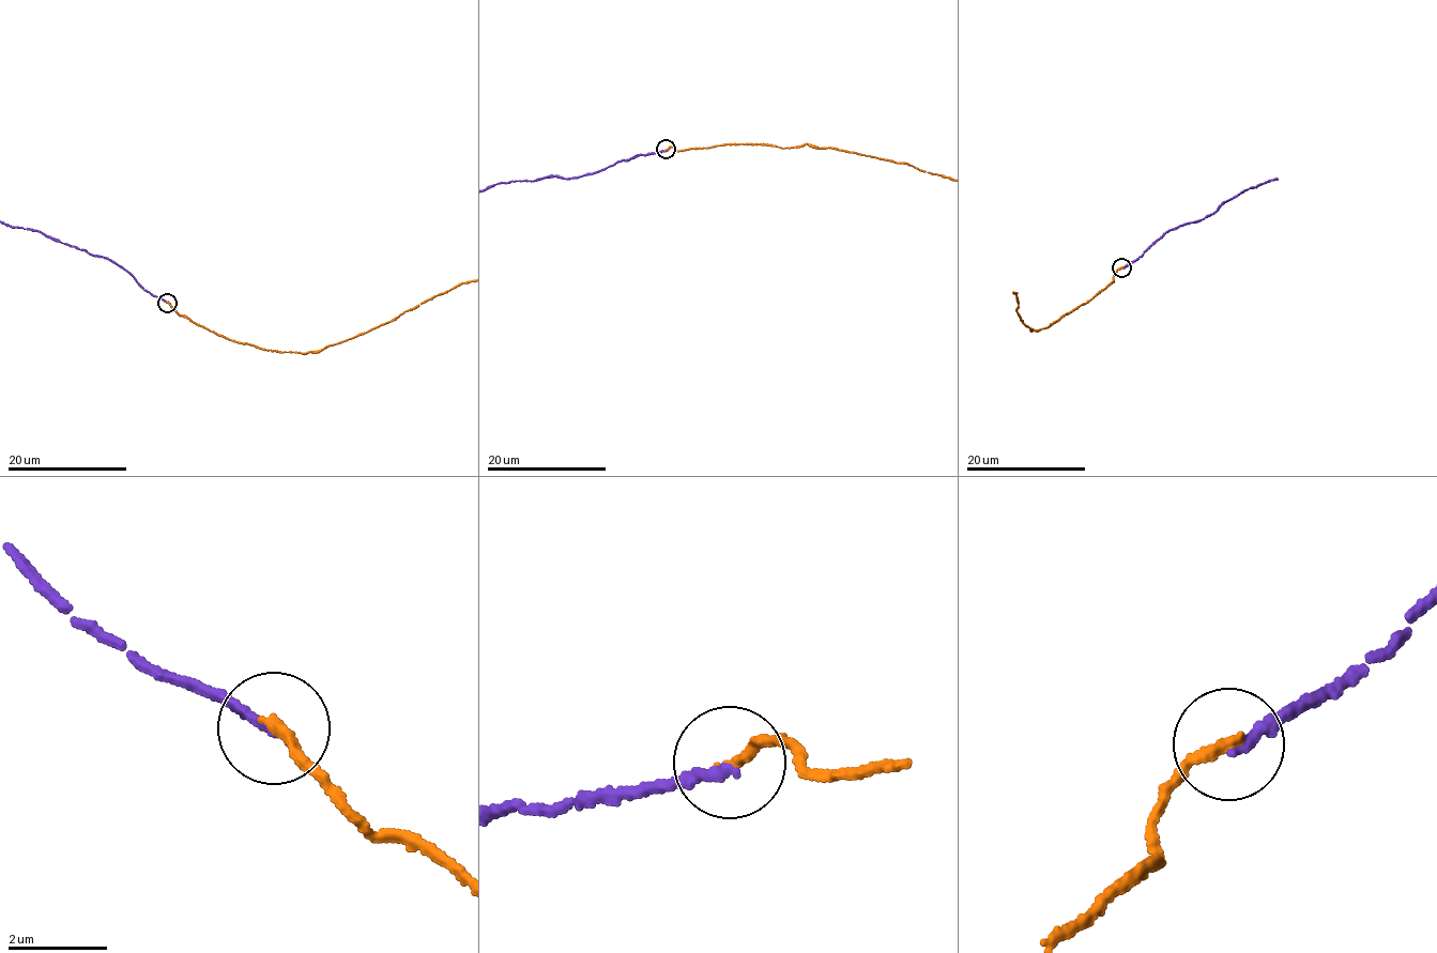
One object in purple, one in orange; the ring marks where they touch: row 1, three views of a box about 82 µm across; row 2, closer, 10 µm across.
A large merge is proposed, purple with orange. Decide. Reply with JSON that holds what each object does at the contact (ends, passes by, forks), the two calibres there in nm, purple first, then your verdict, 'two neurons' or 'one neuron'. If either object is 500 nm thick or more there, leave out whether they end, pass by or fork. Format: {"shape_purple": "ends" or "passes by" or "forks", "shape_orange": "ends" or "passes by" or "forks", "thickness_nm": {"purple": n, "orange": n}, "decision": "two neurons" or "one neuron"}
{"shape_purple": "ends", "shape_orange": "ends", "thickness_nm": {"purple": 190, "orange": 240}, "decision": "two neurons"}

